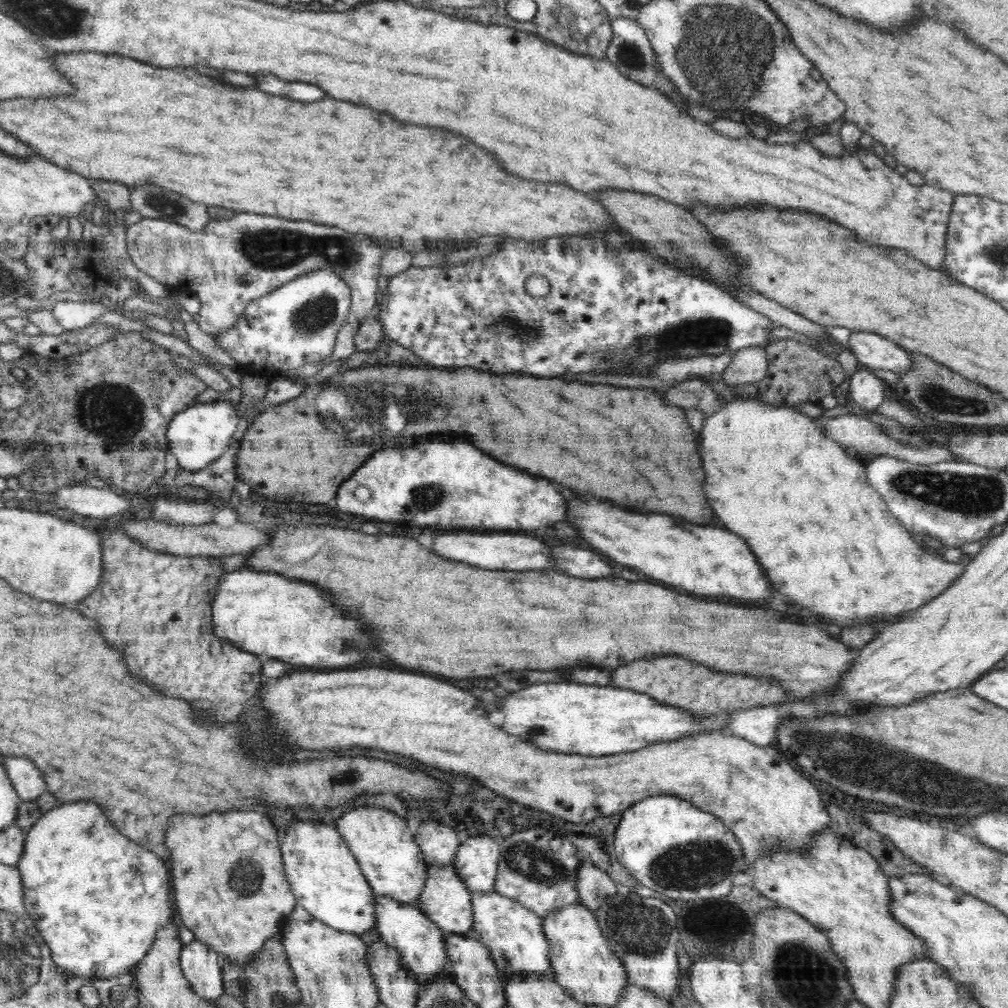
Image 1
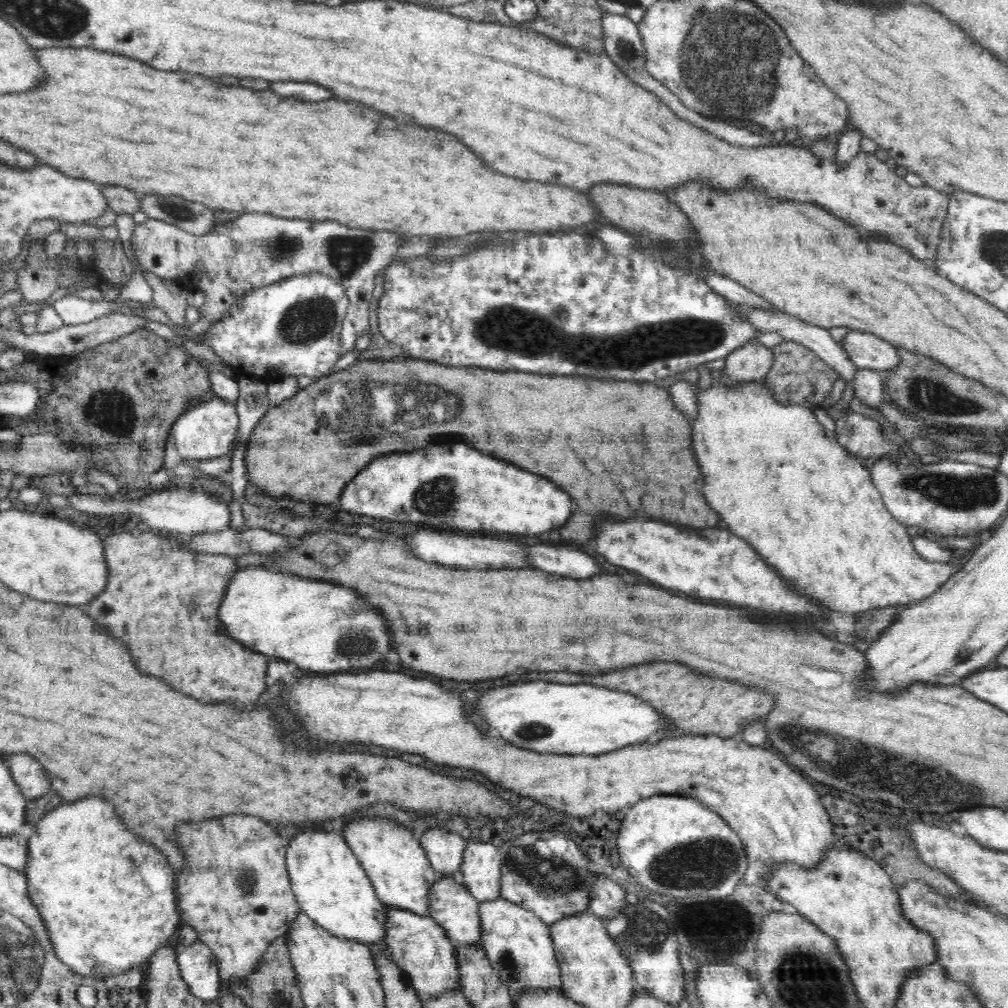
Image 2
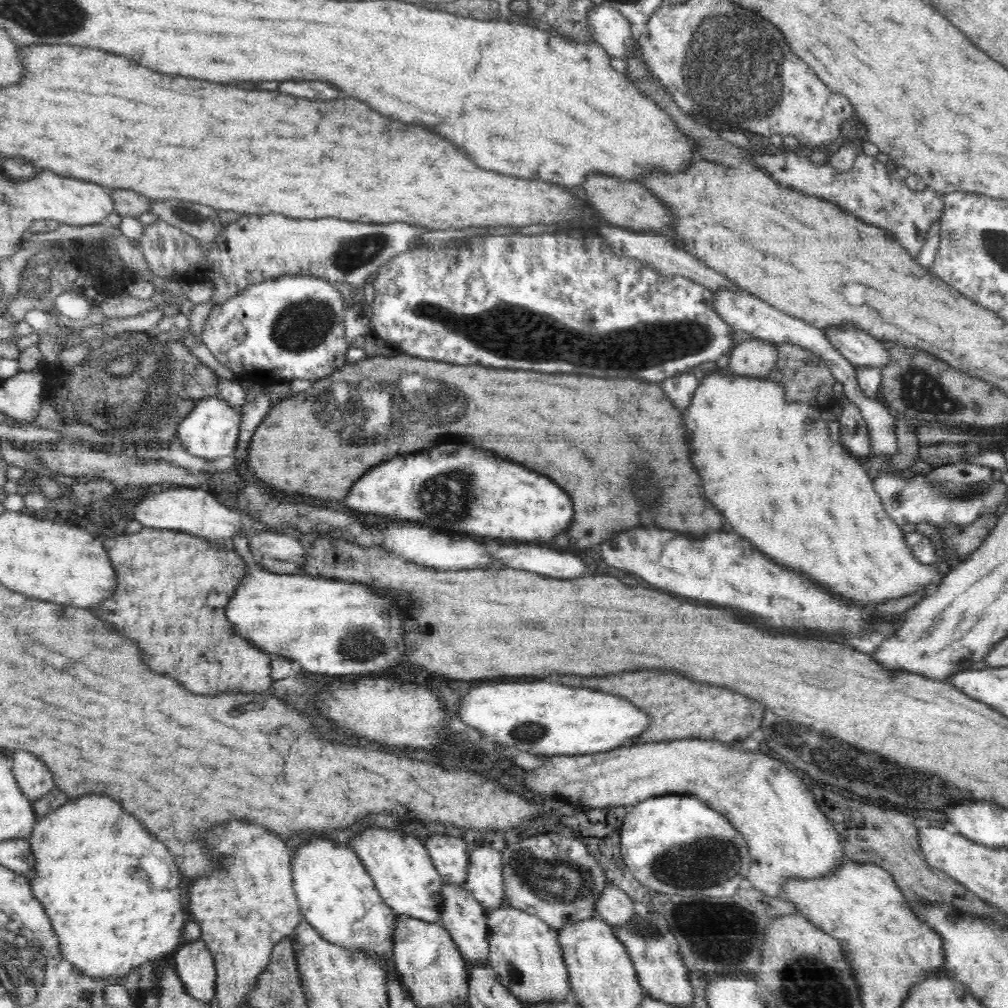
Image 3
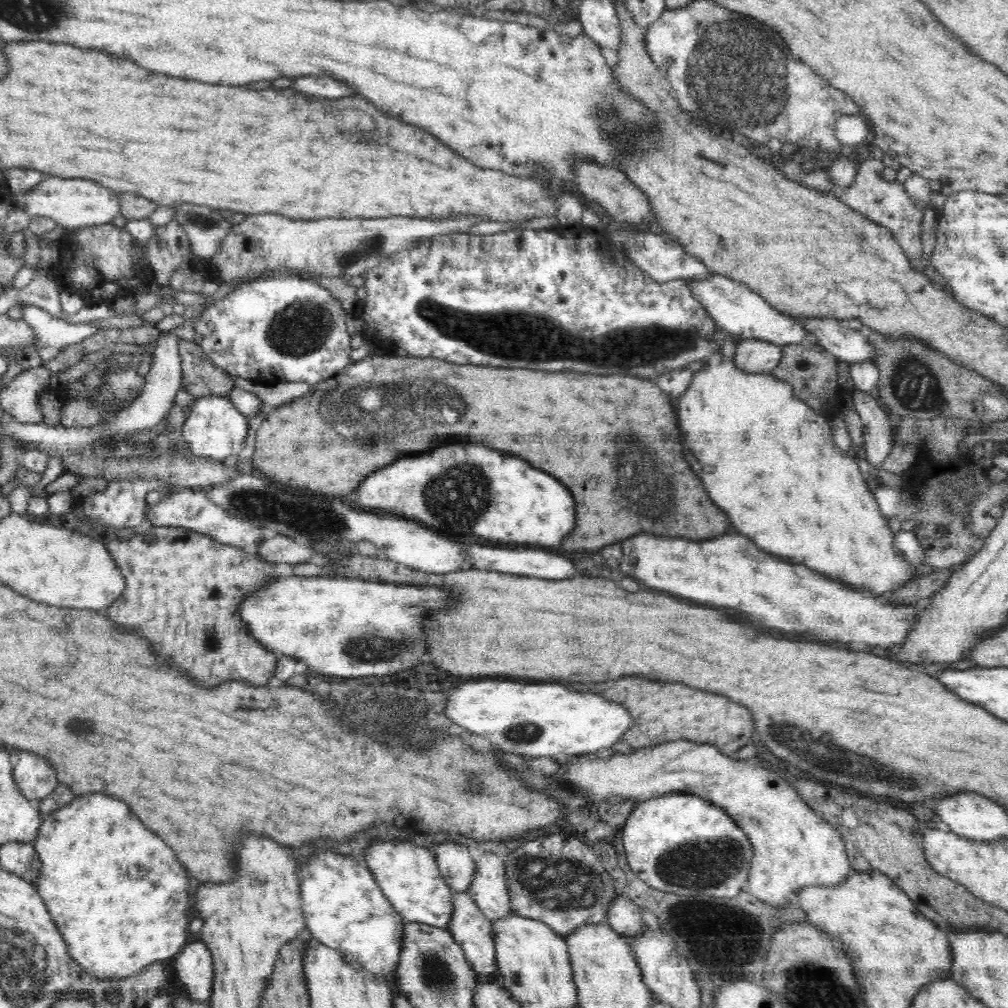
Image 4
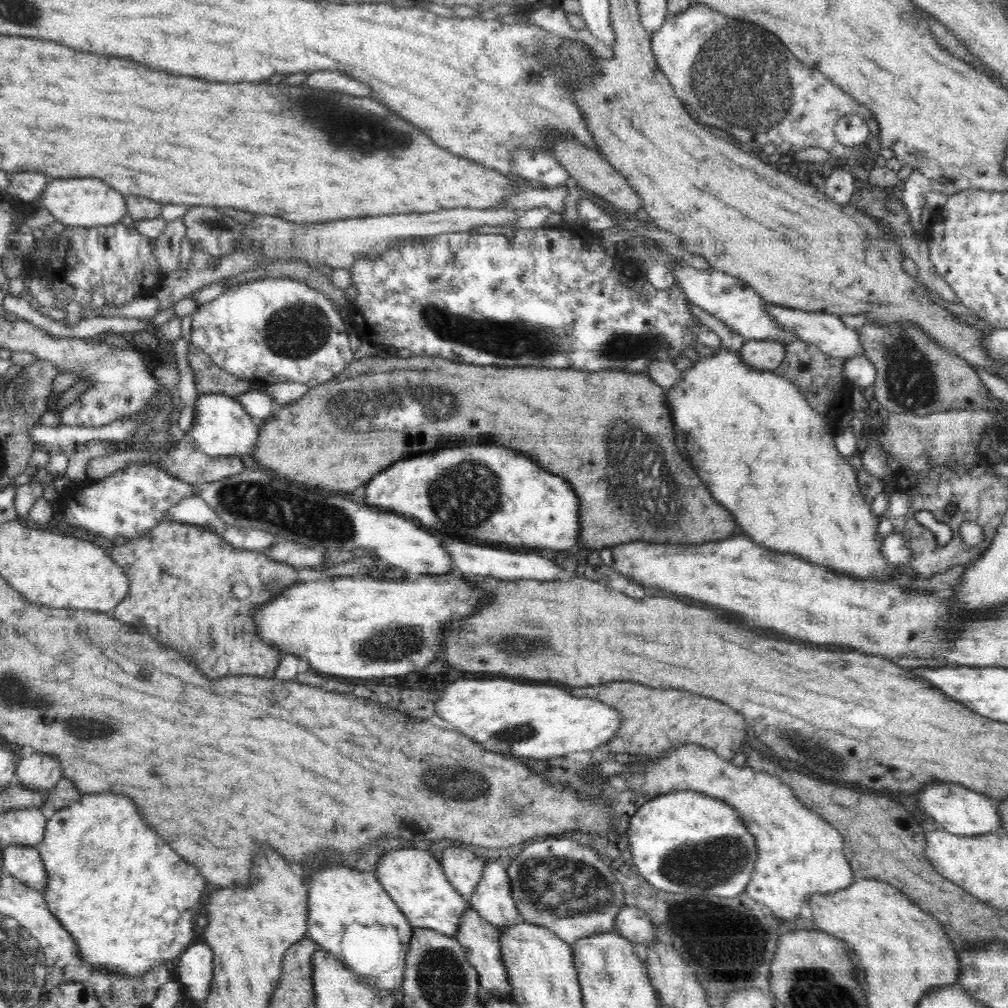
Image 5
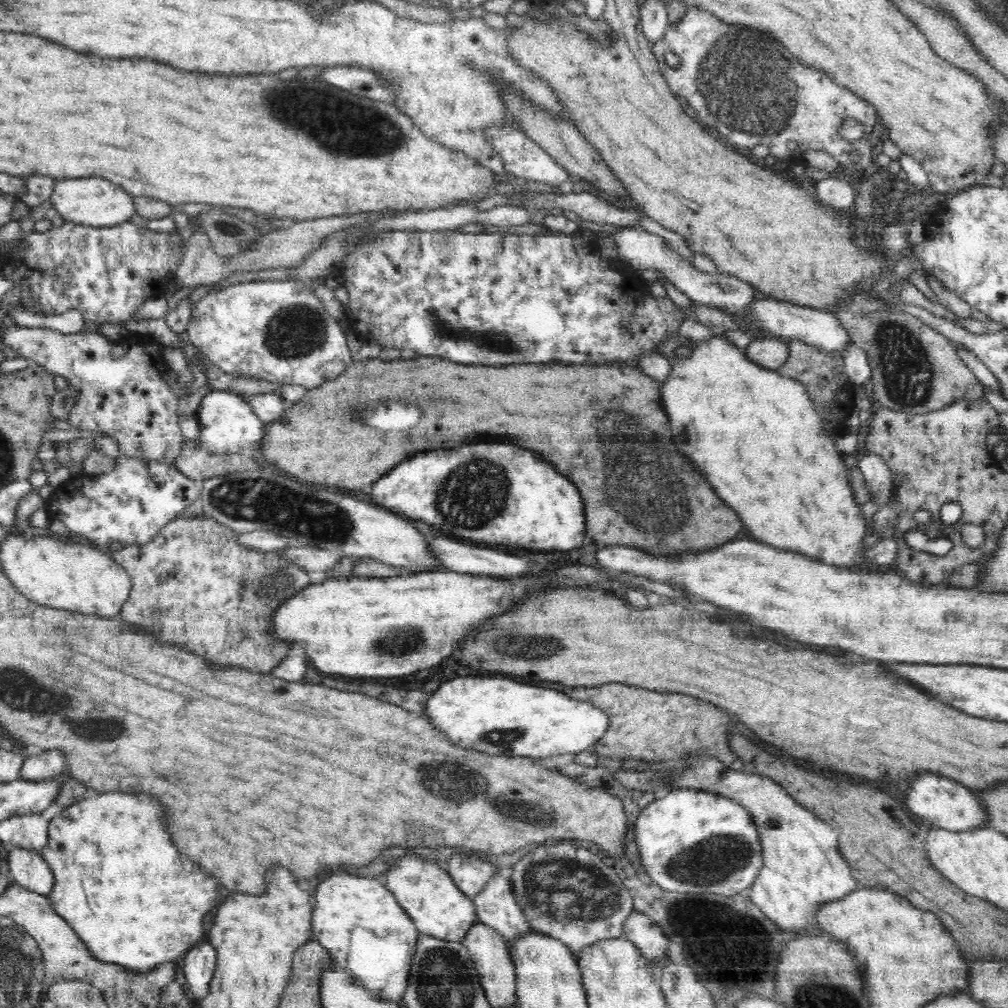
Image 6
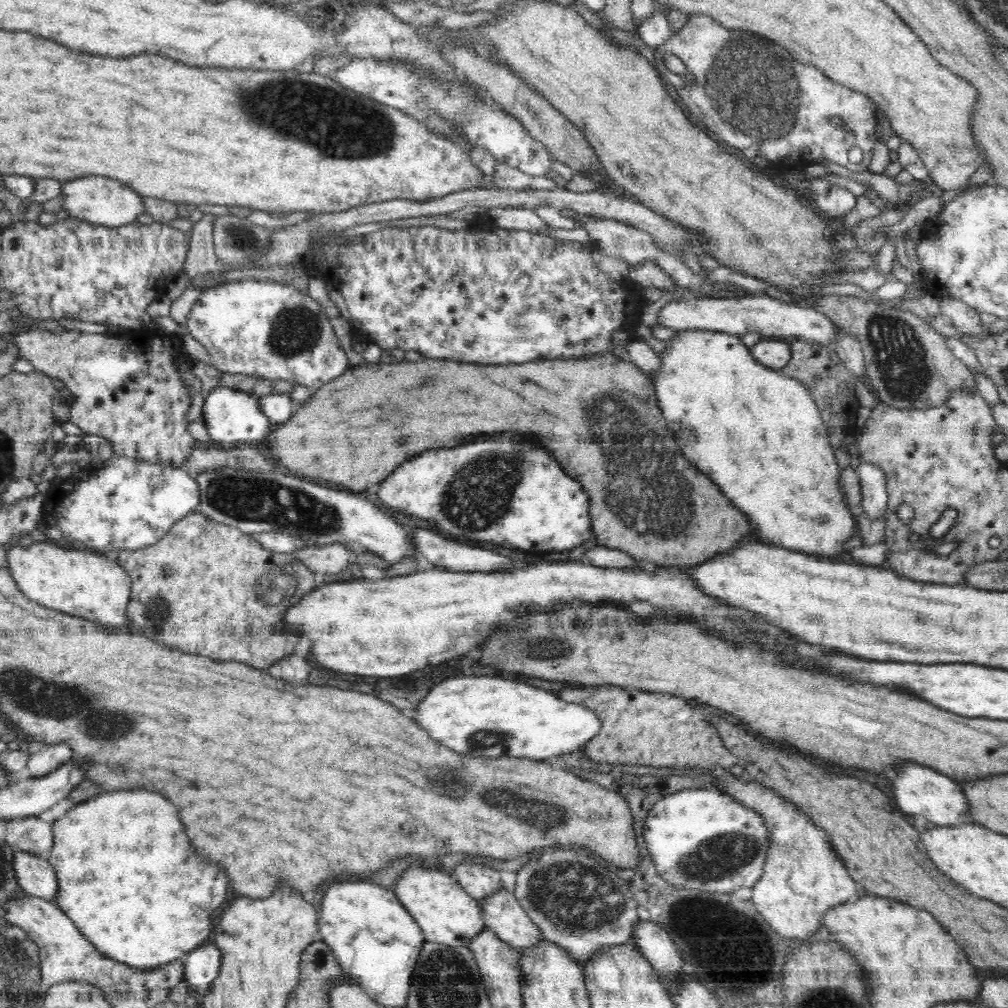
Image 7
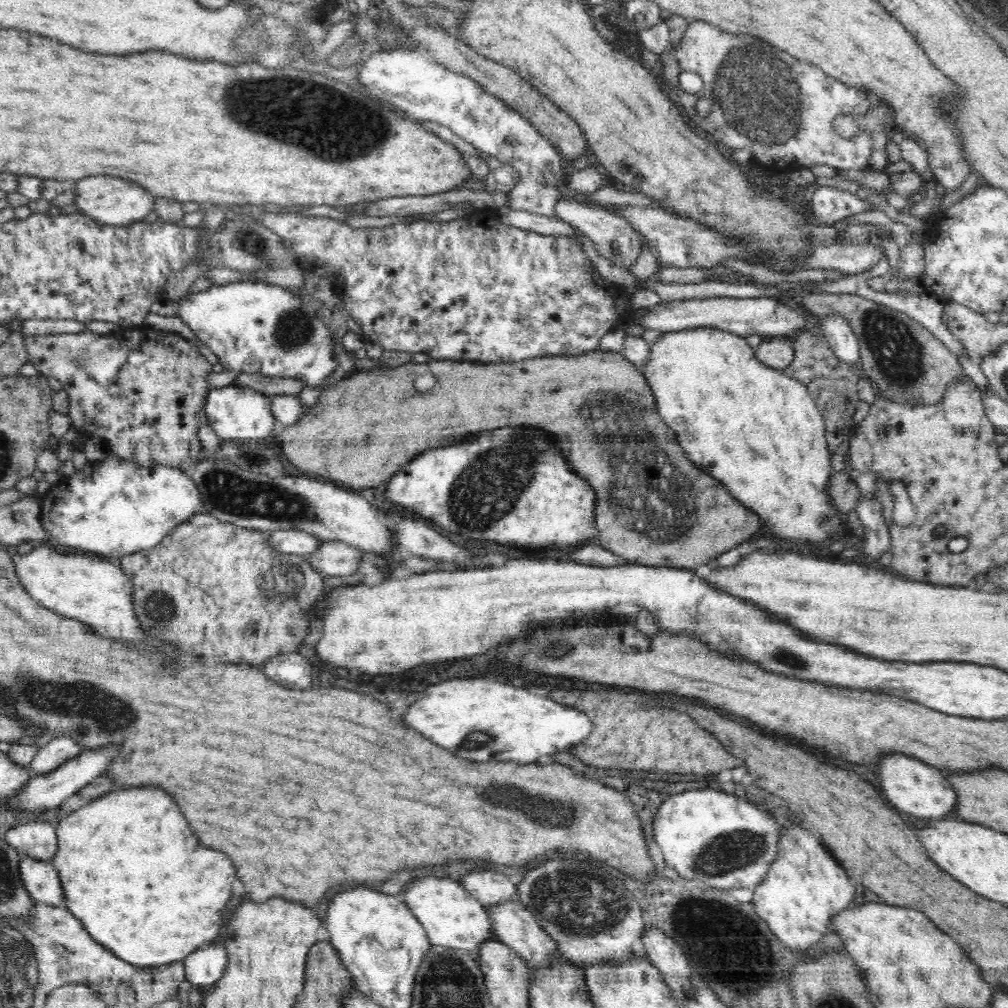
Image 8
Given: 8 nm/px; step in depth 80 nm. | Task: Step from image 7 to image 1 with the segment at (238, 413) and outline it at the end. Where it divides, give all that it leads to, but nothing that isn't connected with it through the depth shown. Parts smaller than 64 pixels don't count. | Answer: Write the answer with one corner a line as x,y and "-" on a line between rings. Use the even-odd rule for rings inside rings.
212,401
207,403
194,403
186,407
182,412
170,421
166,428
168,449
176,456
179,466
188,470
202,470
220,458
232,444
232,436
238,430
237,410
228,401

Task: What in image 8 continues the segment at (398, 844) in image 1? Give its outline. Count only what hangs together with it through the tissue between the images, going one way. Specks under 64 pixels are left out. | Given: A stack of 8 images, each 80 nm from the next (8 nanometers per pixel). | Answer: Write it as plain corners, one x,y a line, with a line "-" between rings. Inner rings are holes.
428,876
418,880
416,884
410,884
403,898
408,909
426,929
432,945
466,950
478,959
482,942
495,939
494,928
490,924
490,915
486,911
486,906
473,898
461,882
450,878

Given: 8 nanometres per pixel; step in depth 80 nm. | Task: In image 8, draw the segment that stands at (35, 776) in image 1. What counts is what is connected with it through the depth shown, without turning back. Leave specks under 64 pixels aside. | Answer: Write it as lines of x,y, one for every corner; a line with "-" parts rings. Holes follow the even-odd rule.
47,738
28,768
33,775
44,775
57,770
82,751
82,746
78,746
72,738

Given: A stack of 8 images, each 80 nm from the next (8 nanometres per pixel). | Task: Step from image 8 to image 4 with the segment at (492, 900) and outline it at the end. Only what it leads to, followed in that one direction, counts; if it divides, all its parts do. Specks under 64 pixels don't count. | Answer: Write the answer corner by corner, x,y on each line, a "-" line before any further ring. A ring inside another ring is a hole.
440,844
434,848
434,858
444,882
454,892
467,892
476,870
475,858
460,844

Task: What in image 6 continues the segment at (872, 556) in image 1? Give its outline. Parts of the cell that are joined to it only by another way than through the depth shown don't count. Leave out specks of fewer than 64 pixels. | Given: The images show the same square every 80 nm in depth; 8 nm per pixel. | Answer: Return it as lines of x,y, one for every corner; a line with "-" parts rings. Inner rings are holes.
714,335
705,342
696,342
686,339
686,345
690,348
690,355
678,358
671,363
670,374
668,378
661,383
661,405
666,411
666,415
670,421
671,433
674,436
674,442
680,450
680,454
684,454
690,462
702,462
700,466
694,466
714,488
714,492
730,506
734,508
734,512
740,516
740,521
744,522
746,530
762,542
768,542
774,548
800,553
815,561
824,562
824,564
832,564
832,566
846,567
847,569
858,568
865,565
863,552
866,550
862,547
862,538
871,533
871,524
866,521
861,513
861,505
854,500
847,470
844,465
844,455
838,453
834,442
824,434
824,426
822,420
818,416
818,411
814,408
812,399
808,396
805,386
798,381
782,376
776,370
765,369
760,365
750,361
738,346
731,344
724,335

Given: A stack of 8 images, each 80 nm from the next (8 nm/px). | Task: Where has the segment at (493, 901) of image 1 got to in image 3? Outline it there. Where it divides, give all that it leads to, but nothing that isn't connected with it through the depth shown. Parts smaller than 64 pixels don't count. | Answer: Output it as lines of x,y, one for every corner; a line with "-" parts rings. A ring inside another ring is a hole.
505,904
498,910
486,914
488,919
488,944
490,945
490,965
497,972
497,980
502,983
521,1003
564,1002
571,999
568,969
558,943
558,931
536,914
528,914

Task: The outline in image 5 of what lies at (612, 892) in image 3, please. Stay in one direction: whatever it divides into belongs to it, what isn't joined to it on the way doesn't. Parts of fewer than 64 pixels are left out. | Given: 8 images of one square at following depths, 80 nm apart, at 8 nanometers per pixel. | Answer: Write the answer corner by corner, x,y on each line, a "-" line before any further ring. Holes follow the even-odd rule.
626,905
616,916
616,932
629,941
650,948
657,938
652,923
653,920
643,910

